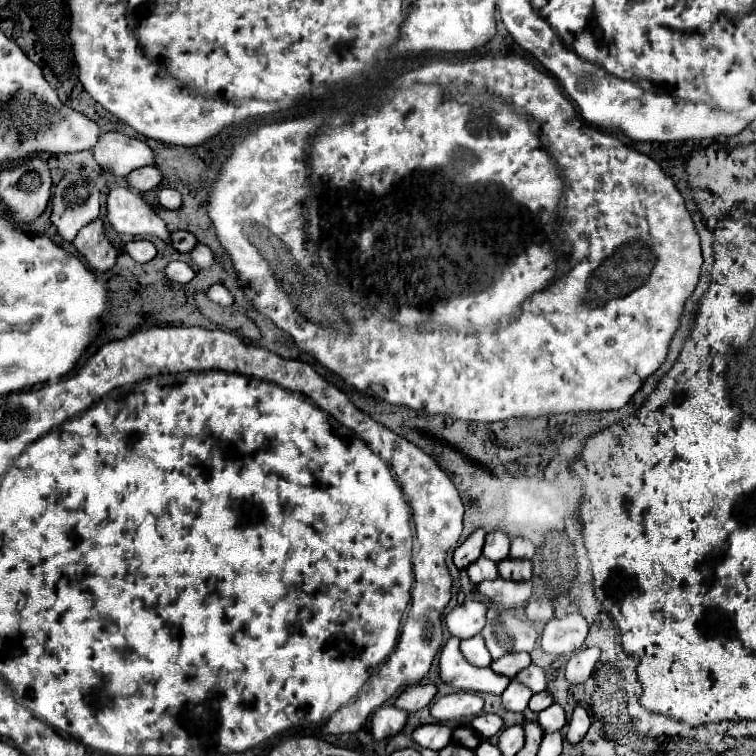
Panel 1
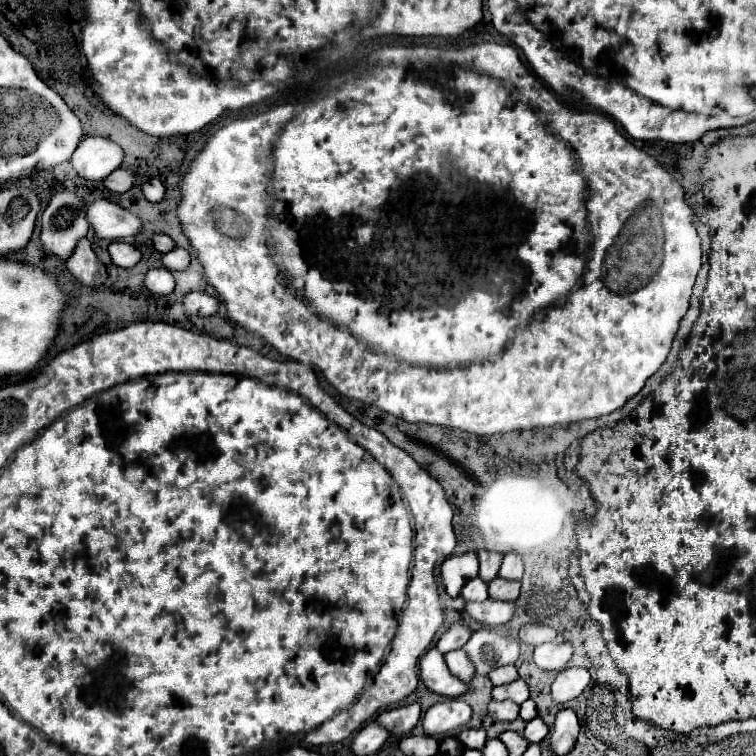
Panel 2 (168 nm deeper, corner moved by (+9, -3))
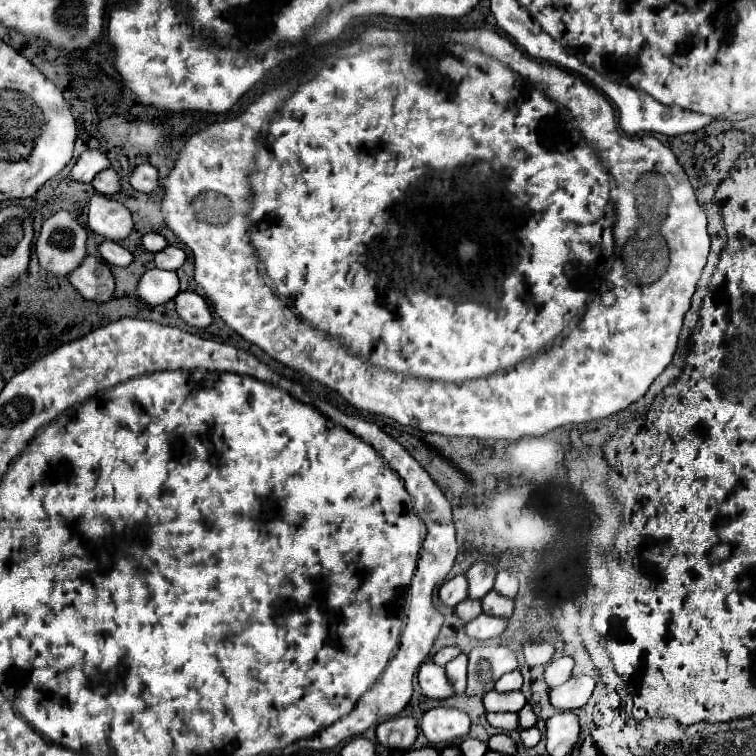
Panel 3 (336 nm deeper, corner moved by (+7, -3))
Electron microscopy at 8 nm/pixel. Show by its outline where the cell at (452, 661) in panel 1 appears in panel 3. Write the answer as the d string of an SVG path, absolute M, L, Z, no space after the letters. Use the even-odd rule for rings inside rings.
M427 660L421 666L417 678L419 678L419 686L421 686L421 690L427 698L443 700L443 698L449 698L449 696L455 694L455 688L447 682L445 668L435 664L433 660Z

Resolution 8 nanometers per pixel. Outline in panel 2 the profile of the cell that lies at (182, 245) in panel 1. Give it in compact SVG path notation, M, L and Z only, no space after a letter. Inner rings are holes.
M153 234L153 248L157 250L157 252L171 252L173 248L175 248L175 242L167 236L167 234Z

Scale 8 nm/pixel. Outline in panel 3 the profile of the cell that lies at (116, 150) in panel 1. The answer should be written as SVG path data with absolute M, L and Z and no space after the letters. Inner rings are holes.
M87 150L77 158L71 170L71 178L77 182L91 182L101 170L107 170L107 168L111 168L111 162L105 158L103 152Z

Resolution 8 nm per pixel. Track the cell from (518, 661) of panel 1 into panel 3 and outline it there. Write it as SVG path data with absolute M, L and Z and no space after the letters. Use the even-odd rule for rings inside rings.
M513 670L509 674L503 674L503 678L499 678L499 682L495 684L495 690L501 690L501 692L519 690L519 678L523 678L519 670Z

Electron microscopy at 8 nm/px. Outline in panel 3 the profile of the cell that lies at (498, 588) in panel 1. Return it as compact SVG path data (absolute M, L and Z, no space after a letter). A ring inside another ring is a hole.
M479 614L469 624L465 624L465 632L477 640L489 640L499 636L507 626L507 618L495 618L491 614Z

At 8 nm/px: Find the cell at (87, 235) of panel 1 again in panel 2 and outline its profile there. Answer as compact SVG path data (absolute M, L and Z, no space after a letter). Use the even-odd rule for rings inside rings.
M83 238L81 244L77 244L77 250L67 260L67 270L83 286L99 288L107 280L107 268L99 262L87 238Z

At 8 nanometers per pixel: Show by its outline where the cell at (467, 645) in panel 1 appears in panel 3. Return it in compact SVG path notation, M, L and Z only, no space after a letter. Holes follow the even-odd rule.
M459 654L451 662L447 662L445 670L447 670L449 682L455 686L455 692L457 694L465 692L465 686L467 686L467 654Z

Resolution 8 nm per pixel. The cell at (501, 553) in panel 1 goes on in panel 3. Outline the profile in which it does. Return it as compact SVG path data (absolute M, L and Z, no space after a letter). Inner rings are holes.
M475 562L467 570L467 580L469 580L469 598L483 598L495 582L497 570L489 562Z

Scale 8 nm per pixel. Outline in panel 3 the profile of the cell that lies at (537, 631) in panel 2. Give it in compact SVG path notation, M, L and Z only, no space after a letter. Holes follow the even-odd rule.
M527 642L523 646L523 654L525 660L529 662L529 666L537 666L537 664L547 664L553 658L553 644L547 642Z

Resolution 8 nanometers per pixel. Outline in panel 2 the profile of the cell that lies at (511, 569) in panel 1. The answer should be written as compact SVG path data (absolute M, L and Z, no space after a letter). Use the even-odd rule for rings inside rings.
M495 578L489 582L489 598L513 602L519 596L519 582L503 582L503 578Z

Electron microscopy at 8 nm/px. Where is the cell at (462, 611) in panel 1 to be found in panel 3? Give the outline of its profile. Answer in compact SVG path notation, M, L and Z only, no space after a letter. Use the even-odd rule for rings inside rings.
M445 646L445 648L441 648L441 650L433 656L433 662L445 666L445 664L447 664L449 660L453 660L457 654L461 654L461 650L459 650L457 646Z

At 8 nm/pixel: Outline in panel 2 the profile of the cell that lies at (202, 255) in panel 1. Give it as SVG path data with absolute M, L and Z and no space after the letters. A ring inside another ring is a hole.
M173 248L161 256L161 264L167 270L185 270L189 266L189 252L183 248Z

